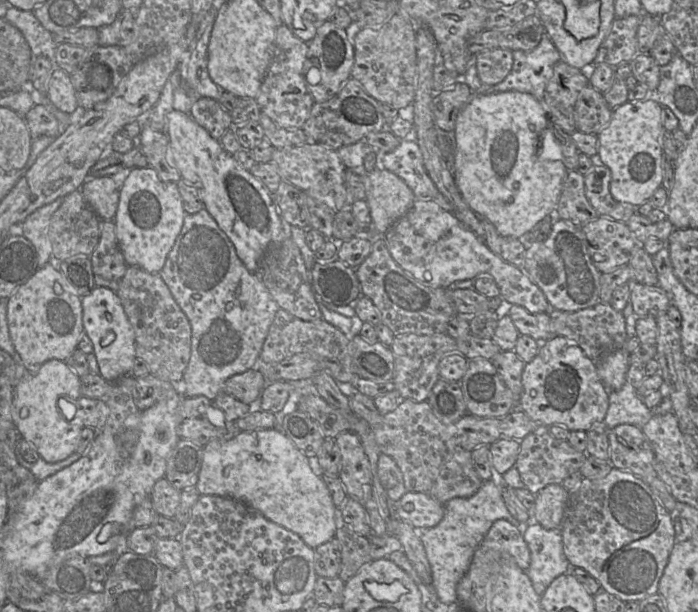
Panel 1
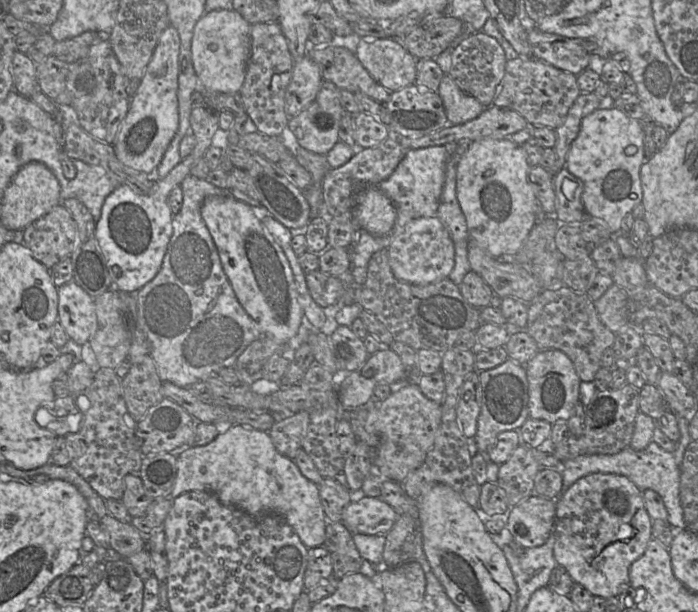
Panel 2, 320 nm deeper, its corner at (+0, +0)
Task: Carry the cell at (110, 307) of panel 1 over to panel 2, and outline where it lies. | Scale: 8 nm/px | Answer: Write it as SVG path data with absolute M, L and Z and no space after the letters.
M74 280L58 287L58 322L77 344L89 342L97 329L95 298Z

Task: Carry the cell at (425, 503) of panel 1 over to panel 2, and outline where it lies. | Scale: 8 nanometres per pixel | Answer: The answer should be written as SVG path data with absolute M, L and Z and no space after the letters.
M364 497L351 502L342 513L341 523L352 534L386 534L395 524L397 513L379 498Z

